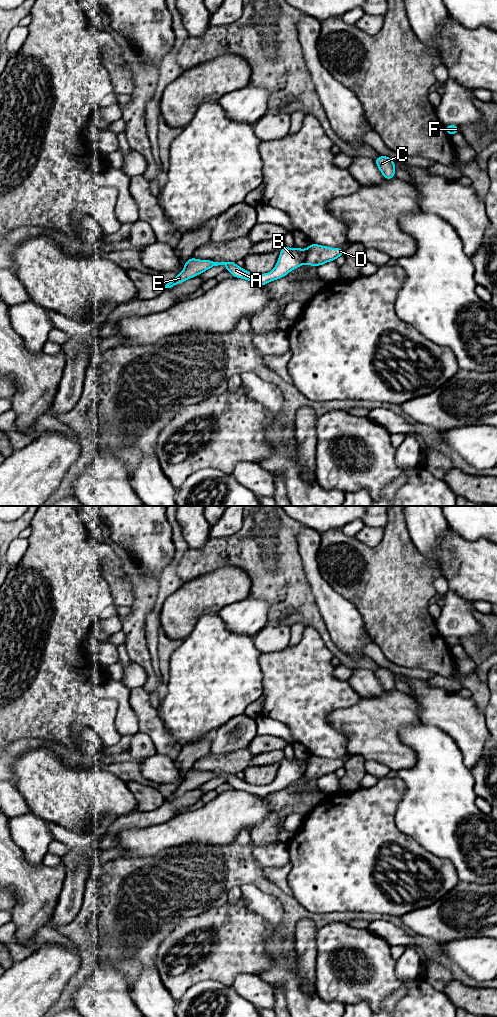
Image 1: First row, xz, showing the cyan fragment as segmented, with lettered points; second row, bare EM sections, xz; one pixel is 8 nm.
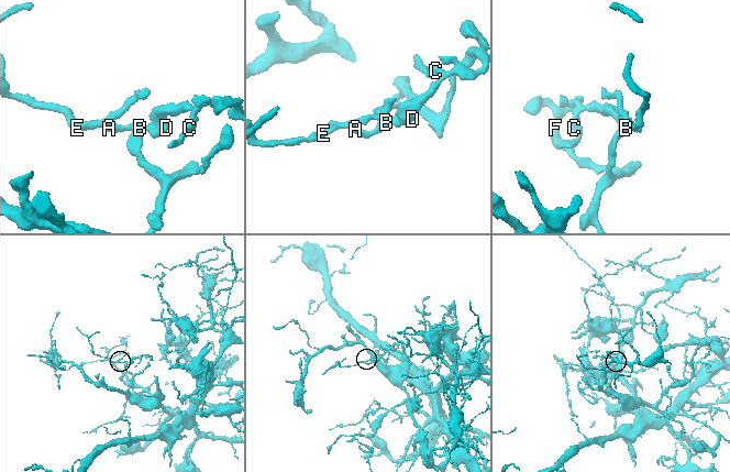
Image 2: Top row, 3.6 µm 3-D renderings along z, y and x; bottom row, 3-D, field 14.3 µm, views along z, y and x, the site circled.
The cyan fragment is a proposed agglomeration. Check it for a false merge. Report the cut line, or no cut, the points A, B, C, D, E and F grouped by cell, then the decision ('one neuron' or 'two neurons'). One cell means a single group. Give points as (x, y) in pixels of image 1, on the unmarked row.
xz (306, 762), (303, 774) | A B E F / C D | two neurons

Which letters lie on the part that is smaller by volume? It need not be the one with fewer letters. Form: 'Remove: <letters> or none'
Remove: C, D

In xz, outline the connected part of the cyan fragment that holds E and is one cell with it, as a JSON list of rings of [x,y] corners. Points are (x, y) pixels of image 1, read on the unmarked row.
[[[284,758],[280,761],[280,767],[274,781],[269,785],[256,786],[237,778],[235,773],[218,775],[212,772],[199,772],[191,769],[185,774],[184,782],[166,796],[165,800],[171,800],[218,777],[224,777],[226,782],[228,782],[234,790],[242,790],[256,797],[262,798],[271,793],[285,789],[290,783],[303,777],[305,770],[306,762],[298,759],[288,760]]]

